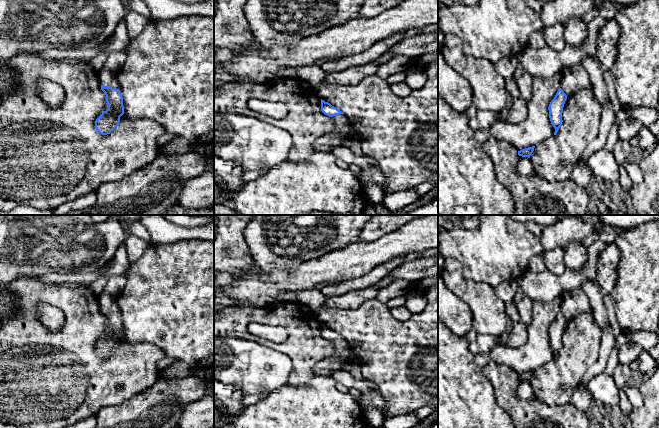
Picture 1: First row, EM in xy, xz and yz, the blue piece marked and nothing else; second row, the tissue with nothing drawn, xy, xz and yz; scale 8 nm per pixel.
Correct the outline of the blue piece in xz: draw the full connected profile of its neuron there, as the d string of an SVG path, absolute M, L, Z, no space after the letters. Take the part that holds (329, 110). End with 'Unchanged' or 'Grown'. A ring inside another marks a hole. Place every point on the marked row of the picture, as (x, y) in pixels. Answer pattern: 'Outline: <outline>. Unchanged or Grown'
Outline: M322 99L321 111L333 120L335 131L318 138L315 142L315 151L332 153L337 146L347 143L349 120L339 109Z. Grown

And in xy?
Outline: M105 66L98 72L101 83L101 90L106 95L108 109L95 121L96 130L102 134L110 134L120 122L120 117L124 114L123 97L117 81L117 72L109 70Z. Grown

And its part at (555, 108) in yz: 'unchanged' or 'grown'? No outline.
grown

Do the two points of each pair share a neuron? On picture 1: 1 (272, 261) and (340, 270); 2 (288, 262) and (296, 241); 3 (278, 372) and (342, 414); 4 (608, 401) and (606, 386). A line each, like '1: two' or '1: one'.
1: two
2: one
3: two
4: one

